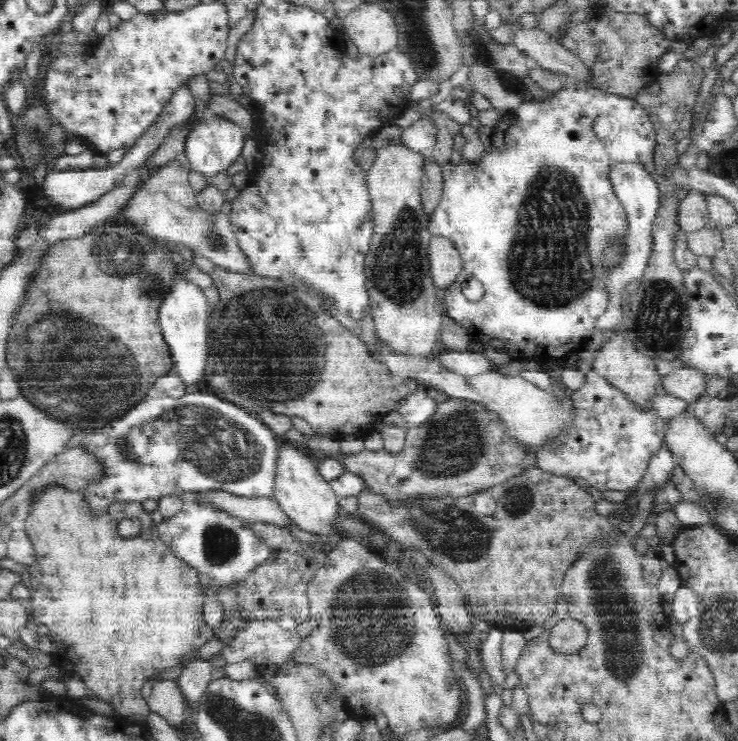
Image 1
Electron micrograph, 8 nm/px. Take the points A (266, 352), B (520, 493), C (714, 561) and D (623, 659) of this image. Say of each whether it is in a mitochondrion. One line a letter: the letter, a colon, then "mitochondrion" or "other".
A: mitochondrion
B: mitochondrion
C: other
D: mitochondrion

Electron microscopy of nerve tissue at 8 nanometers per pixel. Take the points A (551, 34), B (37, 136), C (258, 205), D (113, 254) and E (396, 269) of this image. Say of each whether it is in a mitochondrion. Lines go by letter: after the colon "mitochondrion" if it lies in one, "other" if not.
A: other
B: mitochondrion
C: other
D: mitochondrion
E: mitochondrion

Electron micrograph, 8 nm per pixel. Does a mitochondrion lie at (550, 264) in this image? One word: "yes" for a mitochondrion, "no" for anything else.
yes

